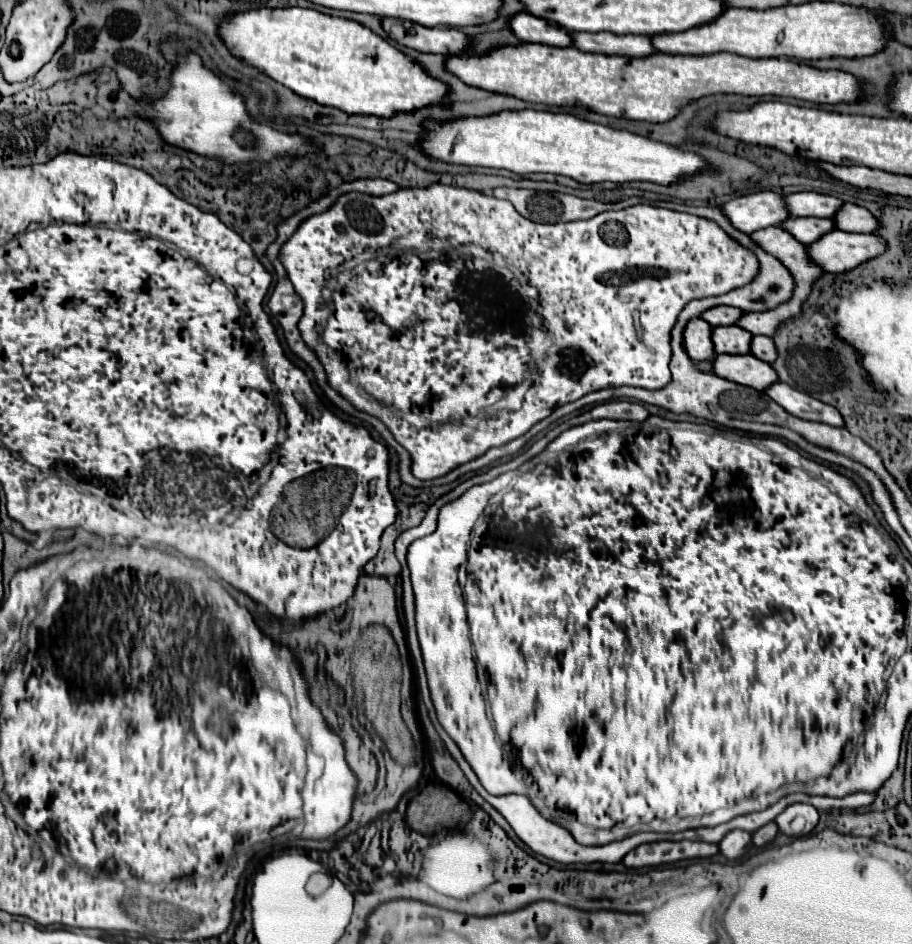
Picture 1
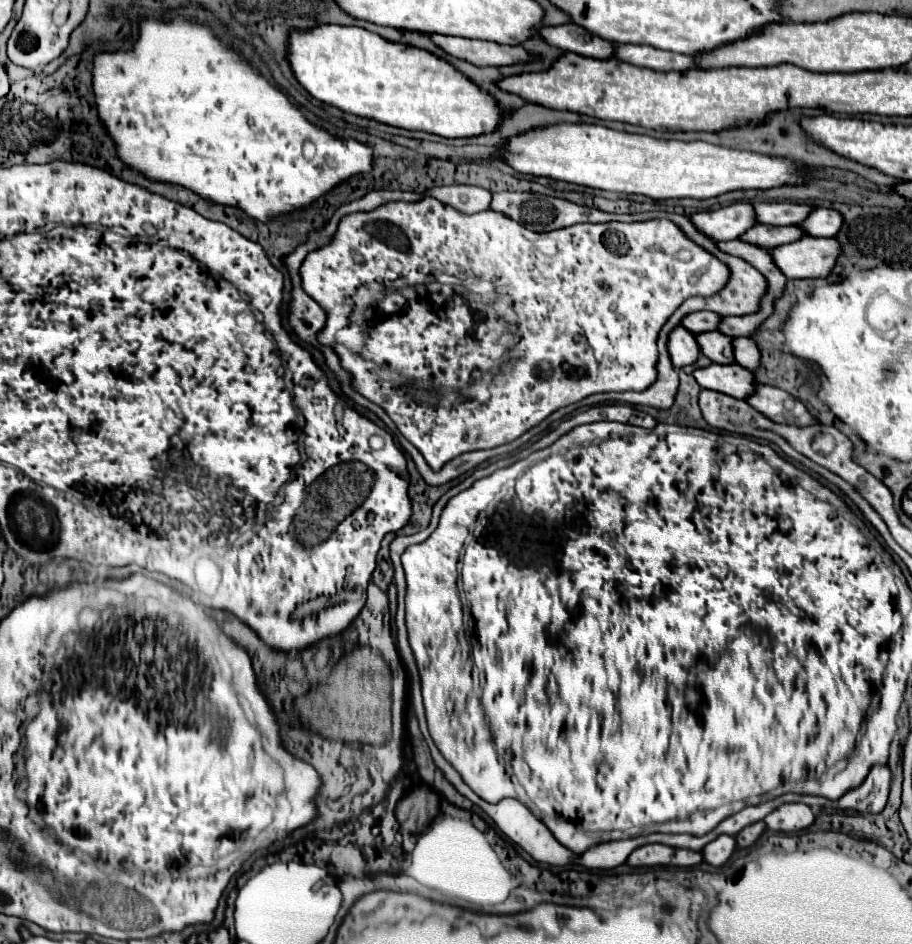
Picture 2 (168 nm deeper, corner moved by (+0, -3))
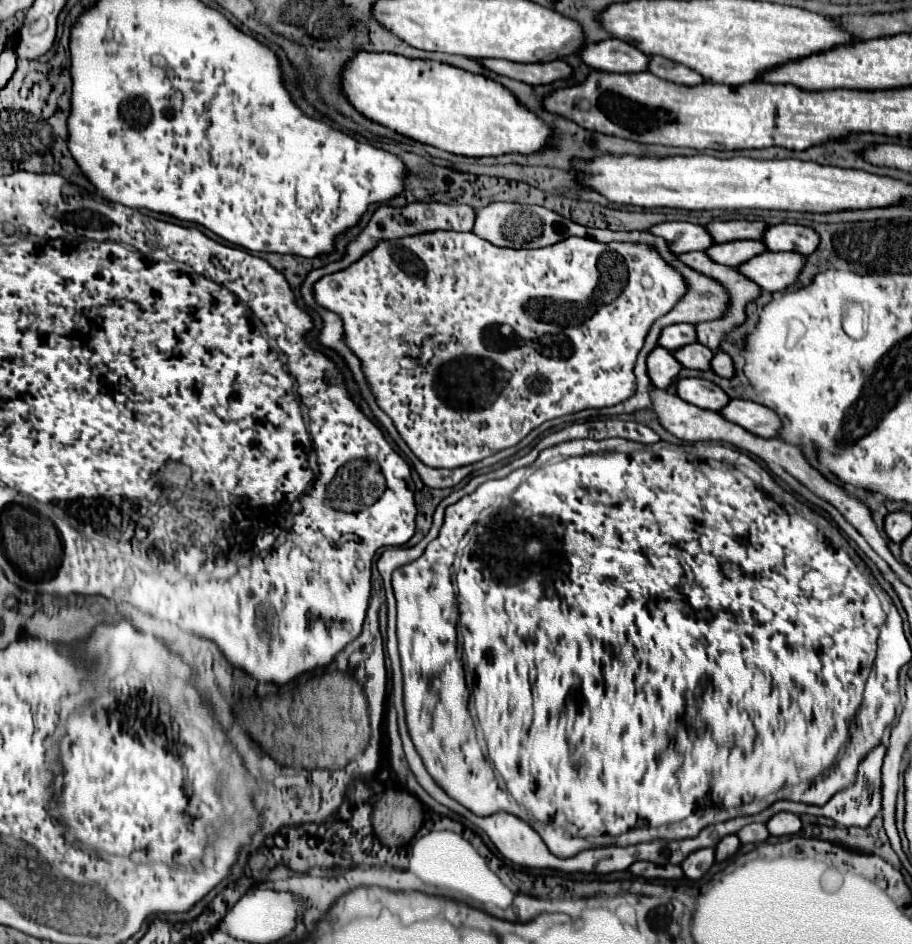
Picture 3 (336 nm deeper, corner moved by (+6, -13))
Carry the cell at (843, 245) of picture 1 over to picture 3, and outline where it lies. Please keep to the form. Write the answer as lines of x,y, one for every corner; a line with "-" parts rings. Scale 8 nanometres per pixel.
760,253
746,263
738,265
738,271
758,283
762,291
782,291
792,285
804,267
804,257
798,253

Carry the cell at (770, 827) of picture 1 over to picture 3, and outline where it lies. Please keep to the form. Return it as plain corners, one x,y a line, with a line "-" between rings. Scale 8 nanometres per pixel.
728,835
726,839
720,839
720,843
718,843
716,849
714,849
714,857
716,857
716,861
724,861
724,859
728,859
730,855
736,853
738,847
740,847
740,841
736,839
736,835

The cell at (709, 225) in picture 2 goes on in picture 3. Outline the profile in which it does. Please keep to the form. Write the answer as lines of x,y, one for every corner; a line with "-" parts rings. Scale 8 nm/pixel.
658,223
650,227
648,231
656,237
666,239
668,249
674,255
688,253
688,251
704,251
710,245
714,245
706,229
694,223

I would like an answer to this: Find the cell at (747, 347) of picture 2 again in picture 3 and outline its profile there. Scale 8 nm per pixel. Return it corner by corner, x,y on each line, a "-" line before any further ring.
722,351
714,355
714,359
712,359
712,363
710,363
710,369
712,369
716,375
726,377
726,379
730,379
730,377
734,375
732,359
730,359
730,355
726,355
726,353
722,353

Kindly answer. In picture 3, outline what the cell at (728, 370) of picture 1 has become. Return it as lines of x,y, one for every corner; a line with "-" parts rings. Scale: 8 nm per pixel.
678,379
676,395
682,401
708,411
720,411
730,401
728,395
718,385
706,379

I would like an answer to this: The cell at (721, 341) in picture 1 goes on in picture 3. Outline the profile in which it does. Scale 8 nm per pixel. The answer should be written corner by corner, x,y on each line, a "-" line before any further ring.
692,343
692,345
680,347
672,355
674,355
674,359
678,359
678,363
682,367
686,367
686,369
698,369
698,371
710,369
710,361
714,357
714,353
708,347
700,345
700,343

